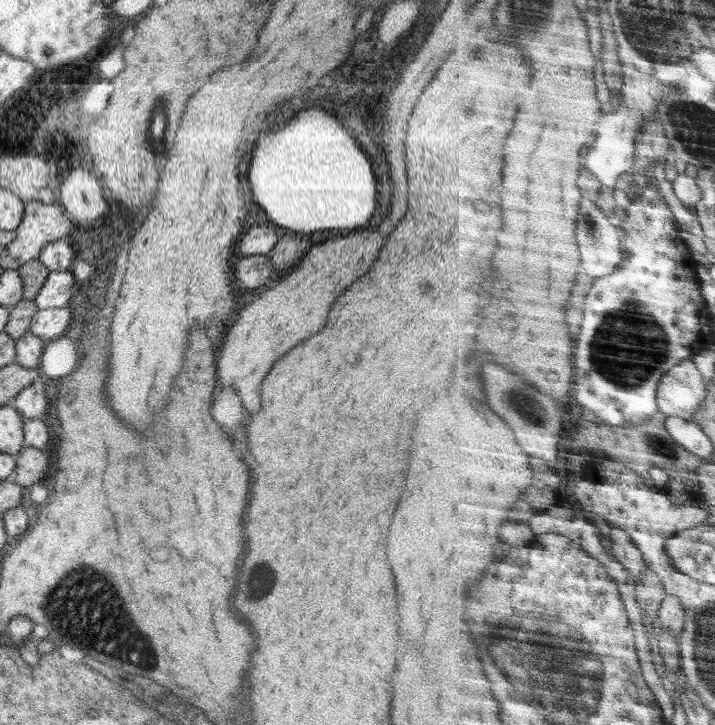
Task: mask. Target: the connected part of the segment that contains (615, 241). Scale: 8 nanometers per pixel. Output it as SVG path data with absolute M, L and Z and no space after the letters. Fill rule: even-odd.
M582 200L580 210L580 248L584 252L584 272L590 276L614 274L624 260L620 236L622 228L608 217L596 201ZM604 268L604 272L602 272Z

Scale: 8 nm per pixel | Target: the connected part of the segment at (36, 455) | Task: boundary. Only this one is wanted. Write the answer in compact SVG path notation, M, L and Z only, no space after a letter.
M23 447L14 457L15 469L10 476L13 482L27 487L44 479L48 466L48 451Z

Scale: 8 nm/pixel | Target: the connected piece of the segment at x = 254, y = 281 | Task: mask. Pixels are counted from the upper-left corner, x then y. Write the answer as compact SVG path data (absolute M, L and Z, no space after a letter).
M264 255L239 257L232 262L232 278L244 282L246 288L258 288L274 272L274 264Z

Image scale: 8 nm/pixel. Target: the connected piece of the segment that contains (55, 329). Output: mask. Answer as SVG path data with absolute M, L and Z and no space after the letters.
M71 306L37 310L32 317L29 331L41 338L42 344L46 346L50 341L60 338L68 324L74 322L72 310Z

